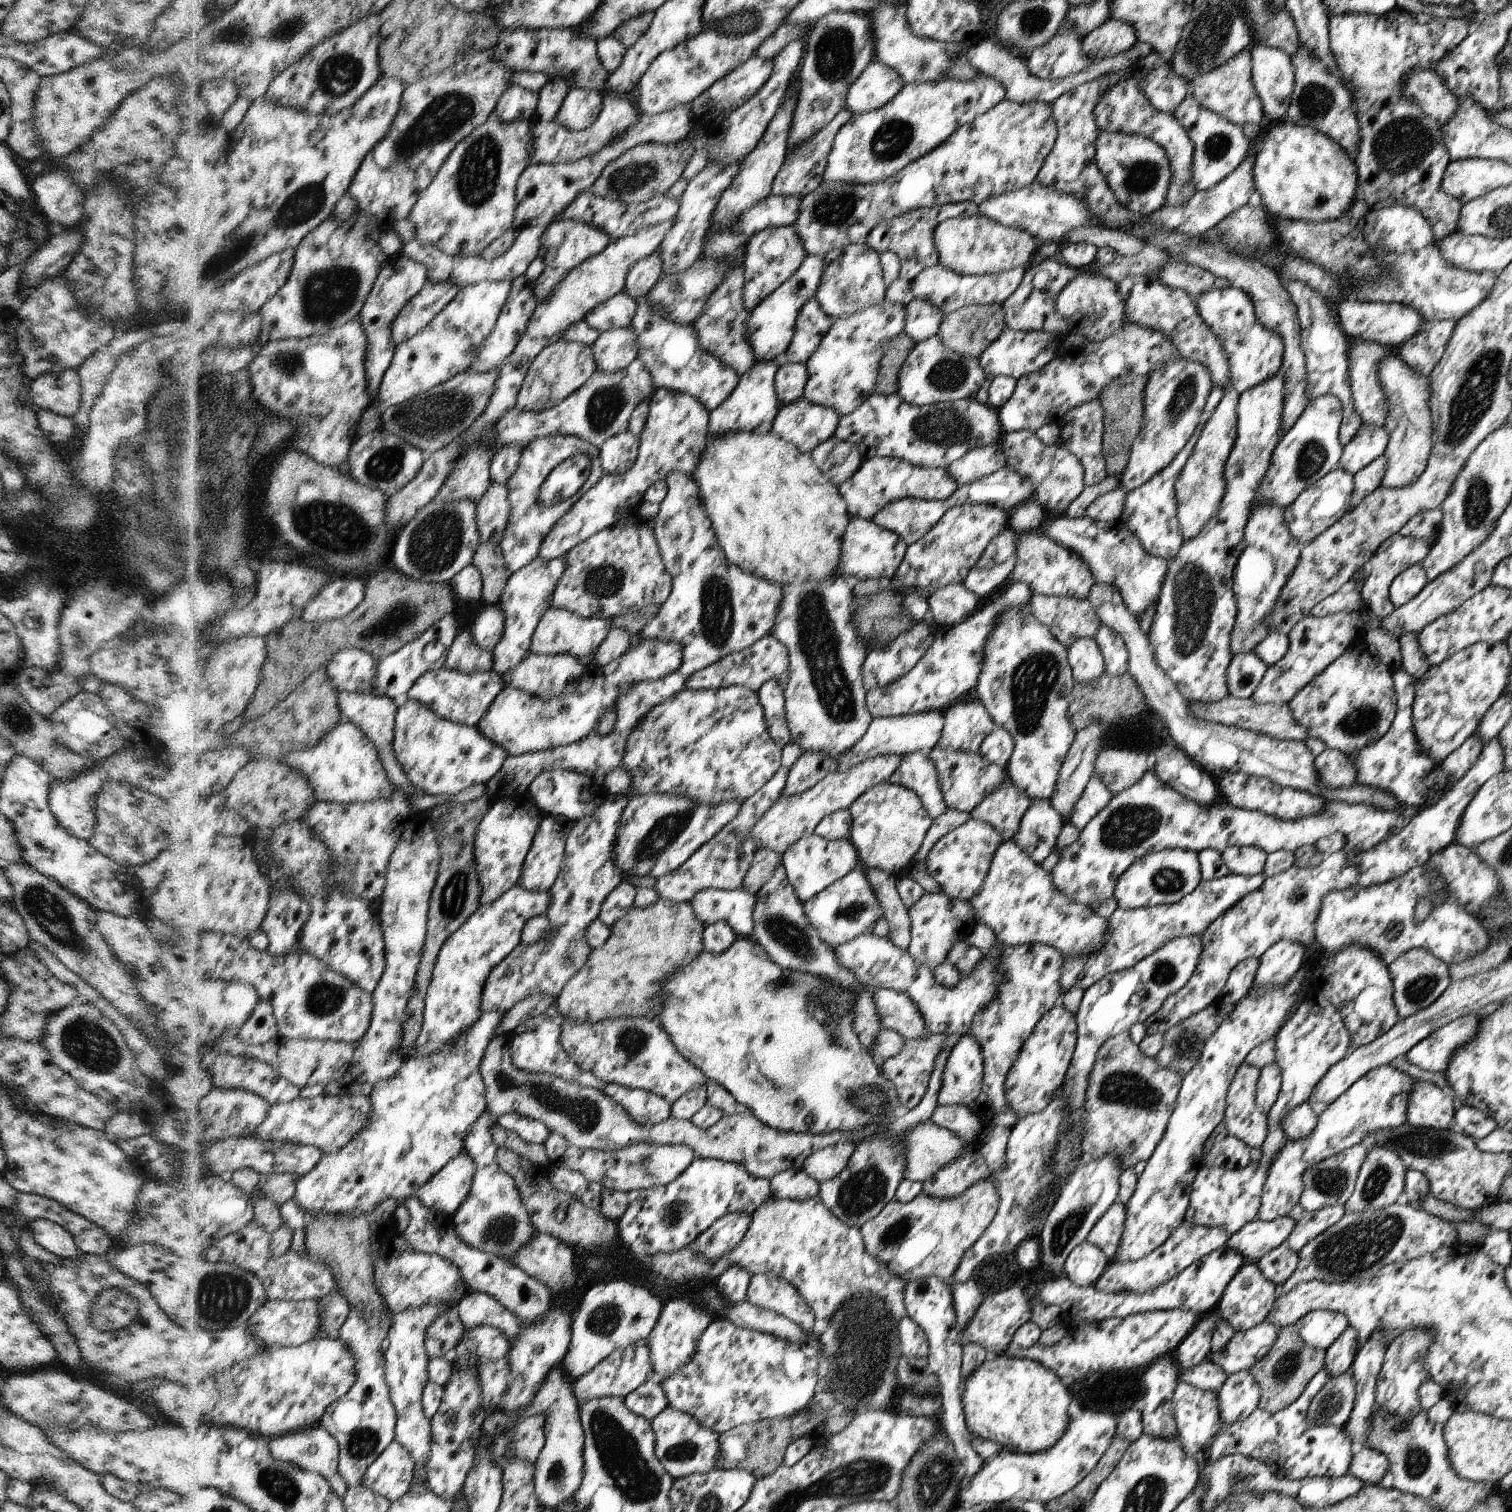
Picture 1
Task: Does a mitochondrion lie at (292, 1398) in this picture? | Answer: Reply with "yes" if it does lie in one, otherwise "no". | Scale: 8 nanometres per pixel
no

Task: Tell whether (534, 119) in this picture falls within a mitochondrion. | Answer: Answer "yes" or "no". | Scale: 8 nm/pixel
no

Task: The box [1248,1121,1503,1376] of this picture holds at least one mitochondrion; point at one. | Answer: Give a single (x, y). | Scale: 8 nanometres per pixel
(1359, 1245)

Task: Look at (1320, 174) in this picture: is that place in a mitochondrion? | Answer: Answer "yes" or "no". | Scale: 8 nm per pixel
no

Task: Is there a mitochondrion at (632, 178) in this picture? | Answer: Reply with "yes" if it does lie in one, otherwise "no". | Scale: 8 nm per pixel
yes

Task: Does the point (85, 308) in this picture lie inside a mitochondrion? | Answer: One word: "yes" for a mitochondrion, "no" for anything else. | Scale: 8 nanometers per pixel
no

